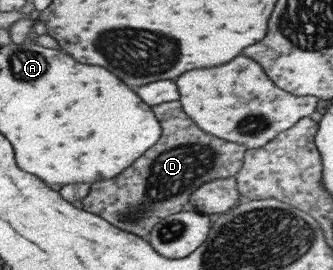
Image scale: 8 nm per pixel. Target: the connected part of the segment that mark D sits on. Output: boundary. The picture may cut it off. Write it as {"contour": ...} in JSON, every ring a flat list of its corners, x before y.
{"contour":[[181,101,160,103,153,106,163,127,160,141,144,156,126,169,122,177,100,181,92,187,90,195,82,201,84,209,96,213,119,229,126,229,140,237,150,237,152,229,165,217,178,214,192,194,205,183,238,175,245,164,246,145,224,141,206,133,185,112]]}

